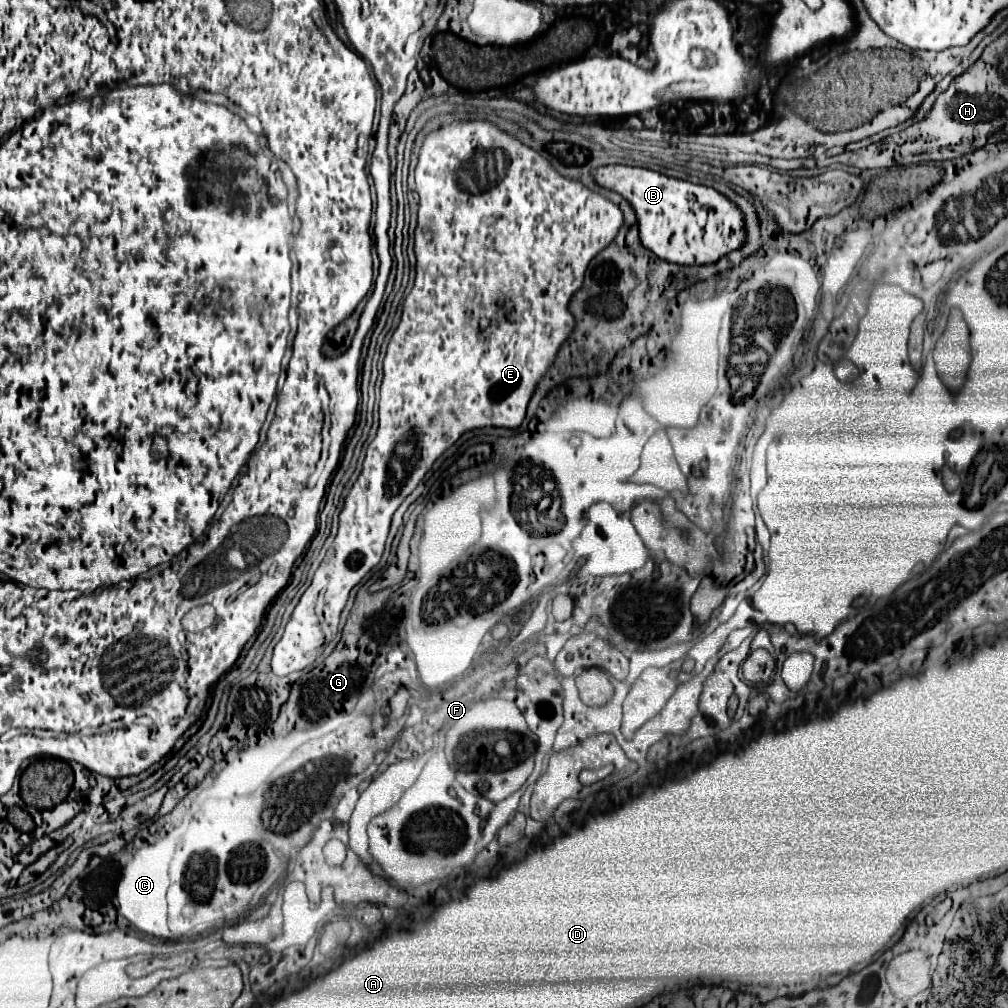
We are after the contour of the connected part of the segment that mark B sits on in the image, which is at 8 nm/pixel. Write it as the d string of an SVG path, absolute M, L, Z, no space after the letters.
M605 165L591 175L599 187L619 193L635 209L641 243L663 261L709 265L729 251L739 249L745 241L741 211L711 187L627 165Z

